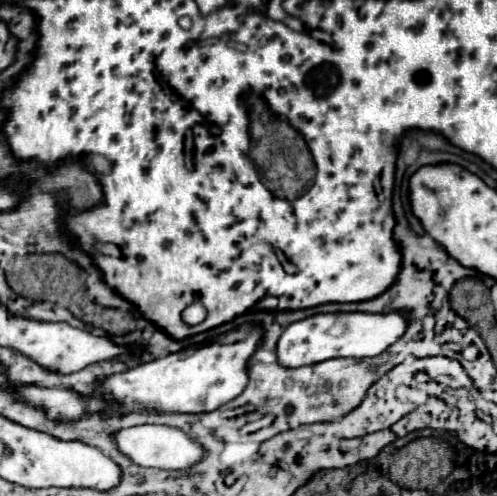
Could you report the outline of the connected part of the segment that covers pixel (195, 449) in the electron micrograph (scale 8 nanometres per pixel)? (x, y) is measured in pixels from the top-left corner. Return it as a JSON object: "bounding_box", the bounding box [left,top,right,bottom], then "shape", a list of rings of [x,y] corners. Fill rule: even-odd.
{"bounding_box":[112,424,204,470],"shape":[[[160,424],[132,426],[132,428],[118,430],[116,434],[112,434],[112,438],[114,438],[118,450],[126,458],[130,458],[132,462],[136,462],[138,466],[144,466],[144,468],[186,470],[204,456],[204,450],[196,440],[188,438],[188,434],[184,434],[182,430],[176,430],[172,426],[160,426]]]}

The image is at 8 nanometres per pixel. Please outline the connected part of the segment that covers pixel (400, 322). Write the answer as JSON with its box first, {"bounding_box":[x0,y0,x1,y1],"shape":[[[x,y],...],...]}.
{"bounding_box":[278,312,408,368],"shape":[[[336,312],[314,314],[310,318],[290,324],[278,340],[278,362],[288,368],[322,362],[328,358],[372,358],[382,354],[388,346],[404,336],[408,328],[408,316],[402,312],[368,314],[368,312]]]}

